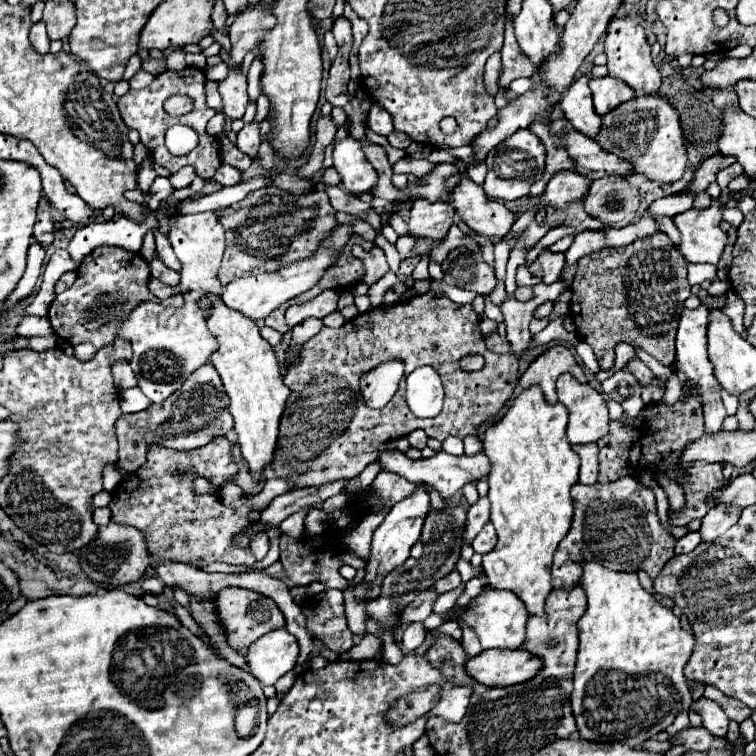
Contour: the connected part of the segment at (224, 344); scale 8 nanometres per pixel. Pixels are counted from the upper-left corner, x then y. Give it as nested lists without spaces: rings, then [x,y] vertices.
[[[215,294],[203,296],[199,306],[207,316],[209,332],[219,344],[219,348],[209,356],[209,364],[213,364],[219,372],[229,396],[229,412],[235,418],[235,432],[239,436],[243,458],[251,470],[259,474],[261,468],[271,464],[279,420],[291,390],[283,384],[283,376],[271,344],[259,334],[259,328],[251,318],[227,308],[221,296]]]

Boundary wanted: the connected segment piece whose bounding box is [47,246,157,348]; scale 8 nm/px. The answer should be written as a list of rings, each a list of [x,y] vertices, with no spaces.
[[[99,246],[83,258],[81,266],[87,266],[87,274],[77,276],[77,282],[51,302],[47,316],[55,334],[71,346],[91,342],[95,348],[101,348],[113,338],[113,318],[115,322],[123,320],[139,300],[157,300],[147,288],[151,276],[149,264],[137,252],[127,252],[117,246]]]

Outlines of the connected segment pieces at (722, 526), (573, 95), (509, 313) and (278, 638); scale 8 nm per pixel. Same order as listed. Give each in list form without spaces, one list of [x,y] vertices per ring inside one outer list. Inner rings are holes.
[[[711,508],[703,520],[701,520],[701,540],[703,542],[711,542],[719,536],[723,536],[739,518],[741,508]]]
[[[587,76],[573,80],[573,84],[563,92],[559,106],[575,130],[583,132],[585,136],[595,136],[595,132],[599,132],[601,116],[597,116],[593,110],[591,90],[587,86],[587,80],[589,80]]]
[[[505,296],[505,300],[501,302],[499,308],[503,312],[503,322],[507,326],[507,342],[511,344],[513,354],[521,354],[529,348],[529,322],[533,318],[535,308],[543,302],[545,300],[533,300],[533,304],[521,304],[513,296]]]
[[[281,628],[255,640],[255,644],[251,644],[243,656],[247,658],[251,674],[263,686],[269,686],[295,666],[297,654],[299,646],[295,636]]]

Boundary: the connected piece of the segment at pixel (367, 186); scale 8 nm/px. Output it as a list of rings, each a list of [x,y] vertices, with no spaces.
[[[347,136],[345,140],[335,144],[335,168],[341,176],[341,184],[347,192],[359,196],[365,192],[371,192],[377,184],[377,172],[363,156],[363,150],[359,148],[357,140]]]

